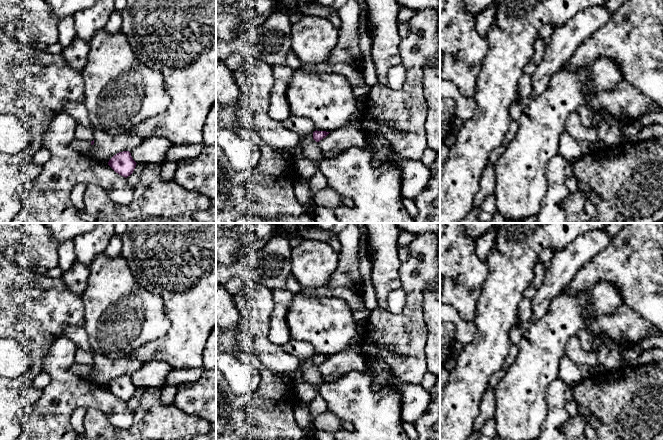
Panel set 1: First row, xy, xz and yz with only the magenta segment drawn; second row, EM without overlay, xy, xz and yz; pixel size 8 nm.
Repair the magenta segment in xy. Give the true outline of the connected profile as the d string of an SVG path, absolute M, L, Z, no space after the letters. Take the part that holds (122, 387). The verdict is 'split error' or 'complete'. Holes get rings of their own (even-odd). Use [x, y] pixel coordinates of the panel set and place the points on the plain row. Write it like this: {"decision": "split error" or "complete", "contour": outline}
{"decision": "complete", "contour": "M129 375L119 376L114 379L108 386L108 389L119 399L127 402L130 400L135 391L136 386L133 384Z"}

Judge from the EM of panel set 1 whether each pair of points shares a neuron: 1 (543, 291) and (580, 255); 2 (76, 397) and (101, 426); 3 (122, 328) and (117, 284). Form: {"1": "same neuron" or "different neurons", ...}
{"1": "same neuron", "2": "different neurons", "3": "same neuron"}

